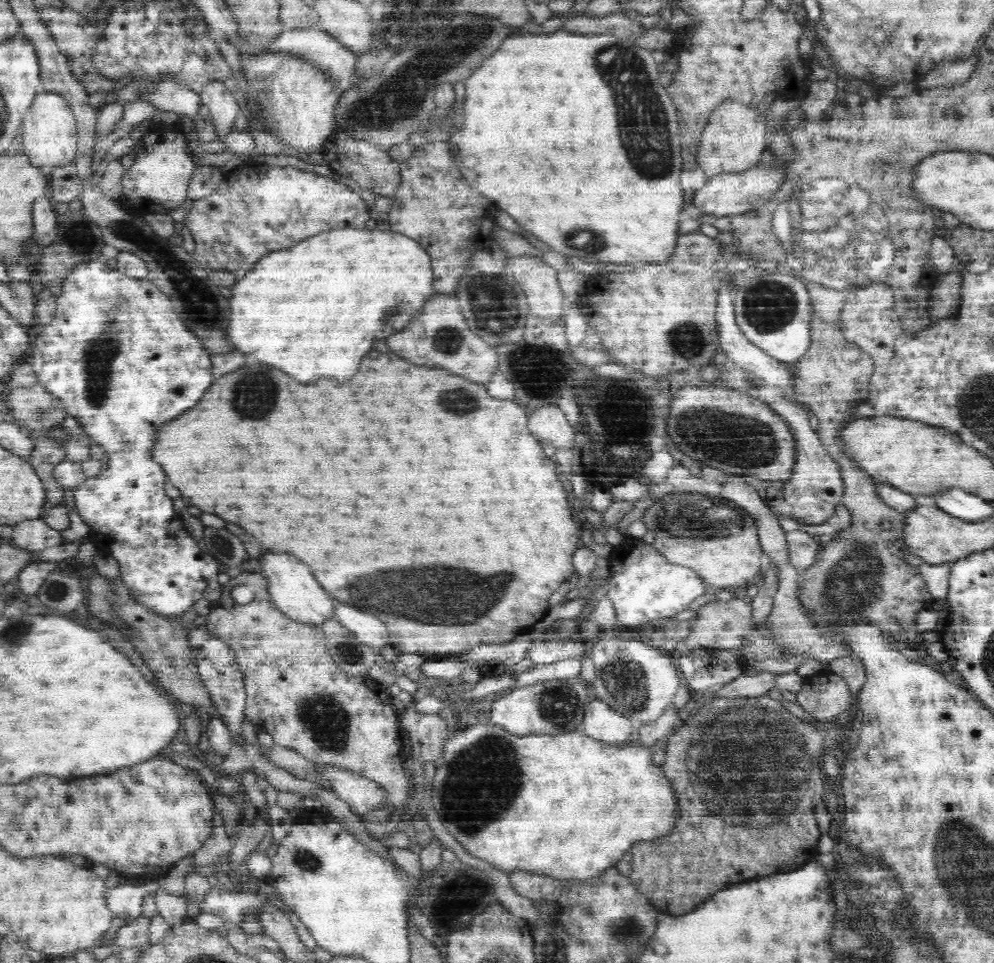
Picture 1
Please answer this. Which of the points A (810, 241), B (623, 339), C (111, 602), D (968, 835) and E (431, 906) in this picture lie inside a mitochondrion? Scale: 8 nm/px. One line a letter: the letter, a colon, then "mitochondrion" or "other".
A: mitochondrion
B: other
C: mitochondrion
D: mitochondrion
E: other

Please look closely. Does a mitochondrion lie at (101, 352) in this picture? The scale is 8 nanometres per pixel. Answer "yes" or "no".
yes

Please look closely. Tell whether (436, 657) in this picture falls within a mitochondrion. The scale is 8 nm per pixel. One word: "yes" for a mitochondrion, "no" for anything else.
no

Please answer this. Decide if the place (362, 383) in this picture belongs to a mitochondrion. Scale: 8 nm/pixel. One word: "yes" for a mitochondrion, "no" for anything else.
no

